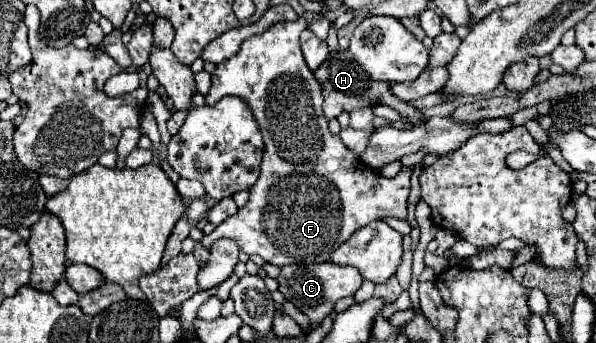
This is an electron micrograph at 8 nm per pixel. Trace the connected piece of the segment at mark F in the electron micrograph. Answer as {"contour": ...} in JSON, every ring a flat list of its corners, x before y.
{"contour":[[303,16,293,22,273,24,263,34,247,38,241,44,239,52,233,58,219,62,215,72,211,74,211,88,205,94,205,104,215,106,223,96,239,96,241,100,245,100,259,124,265,150,259,180,249,188,249,202,239,208,235,216,221,222,209,236,201,238,205,250,209,250,209,246,219,238,235,238,247,256,259,254,273,266,299,262,315,264,327,262,331,252,337,250,355,230,375,220,383,220,387,216,407,220,409,178,413,168,403,166,395,178,385,178,369,166,363,166,363,162,341,142,341,138,329,132,327,118,321,110,321,86,315,80,313,72,307,70,299,46,299,34,307,26,309,24]]}

